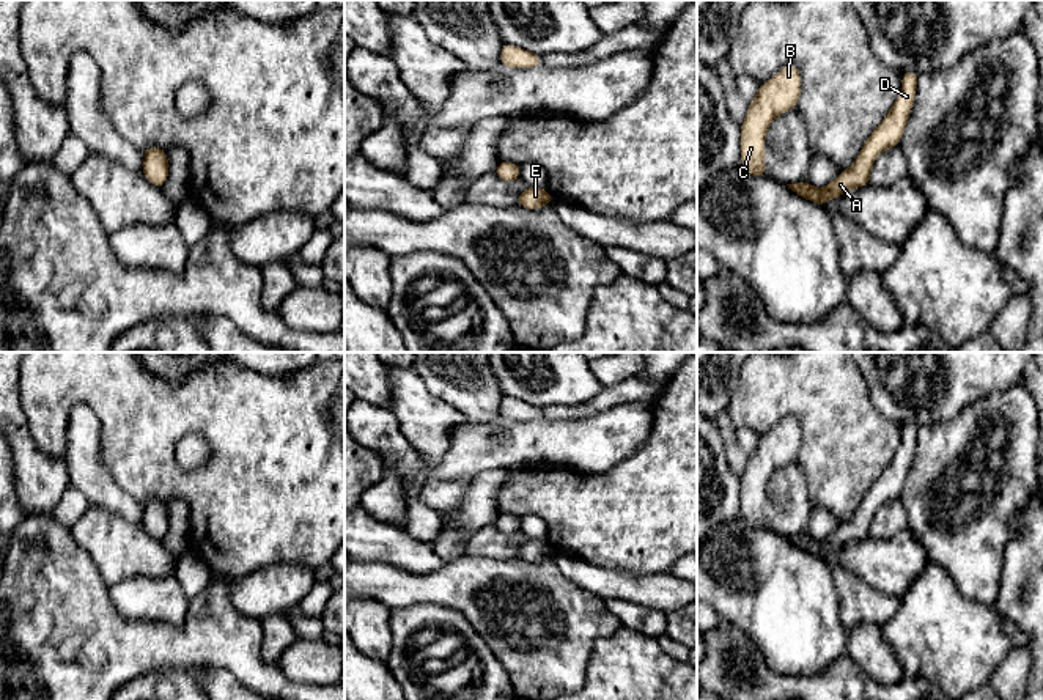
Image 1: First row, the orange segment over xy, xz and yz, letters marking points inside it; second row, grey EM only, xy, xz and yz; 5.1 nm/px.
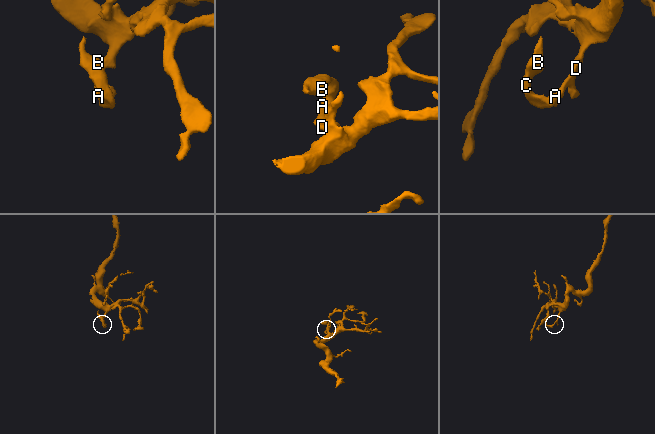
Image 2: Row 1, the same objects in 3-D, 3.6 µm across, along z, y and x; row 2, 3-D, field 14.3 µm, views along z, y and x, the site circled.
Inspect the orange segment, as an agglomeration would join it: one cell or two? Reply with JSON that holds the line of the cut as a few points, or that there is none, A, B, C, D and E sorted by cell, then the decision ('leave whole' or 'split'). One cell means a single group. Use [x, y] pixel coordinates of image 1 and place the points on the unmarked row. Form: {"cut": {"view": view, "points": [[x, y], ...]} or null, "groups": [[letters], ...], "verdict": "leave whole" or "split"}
{"cut": null, "groups": [["A", "B", "C", "D", "E"]], "verdict": "leave whole"}

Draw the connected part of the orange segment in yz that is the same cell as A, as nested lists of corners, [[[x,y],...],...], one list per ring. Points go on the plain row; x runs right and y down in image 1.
[[[916,423],[901,426],[901,444],[895,451],[890,464],[883,470],[876,481],[865,492],[861,507],[854,516],[843,522],[824,541],[815,541],[807,532],[794,536],[787,536],[788,541],[796,544],[801,551],[815,554],[824,562],[824,555],[831,551],[838,551],[851,541],[859,541],[870,536],[870,524],[875,511],[886,502],[900,499],[900,492],[912,462],[914,450],[917,445]]]

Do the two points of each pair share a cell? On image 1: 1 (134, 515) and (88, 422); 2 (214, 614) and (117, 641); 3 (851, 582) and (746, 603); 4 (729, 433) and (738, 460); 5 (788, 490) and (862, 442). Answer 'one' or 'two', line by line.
1: one
2: one
3: two
4: one
5: two

